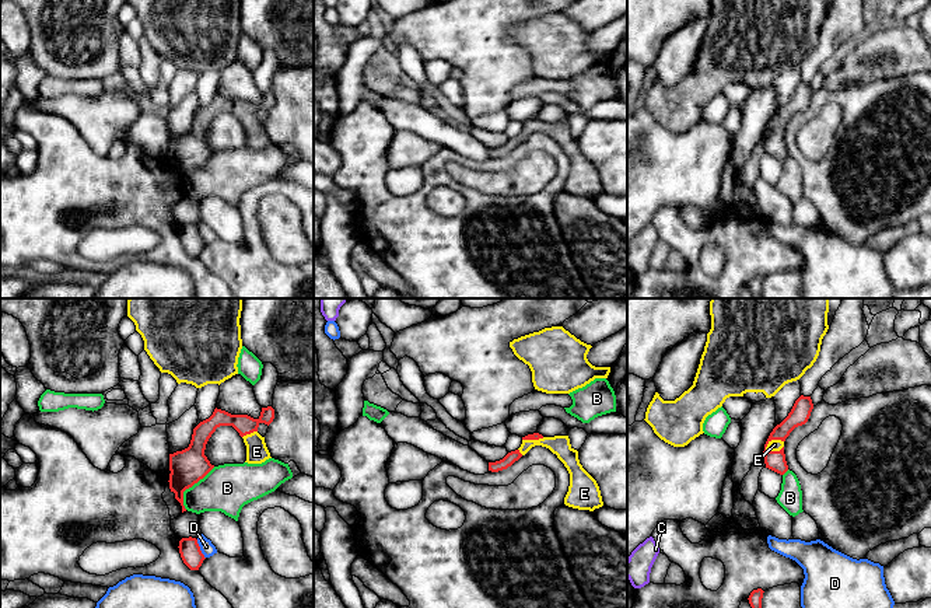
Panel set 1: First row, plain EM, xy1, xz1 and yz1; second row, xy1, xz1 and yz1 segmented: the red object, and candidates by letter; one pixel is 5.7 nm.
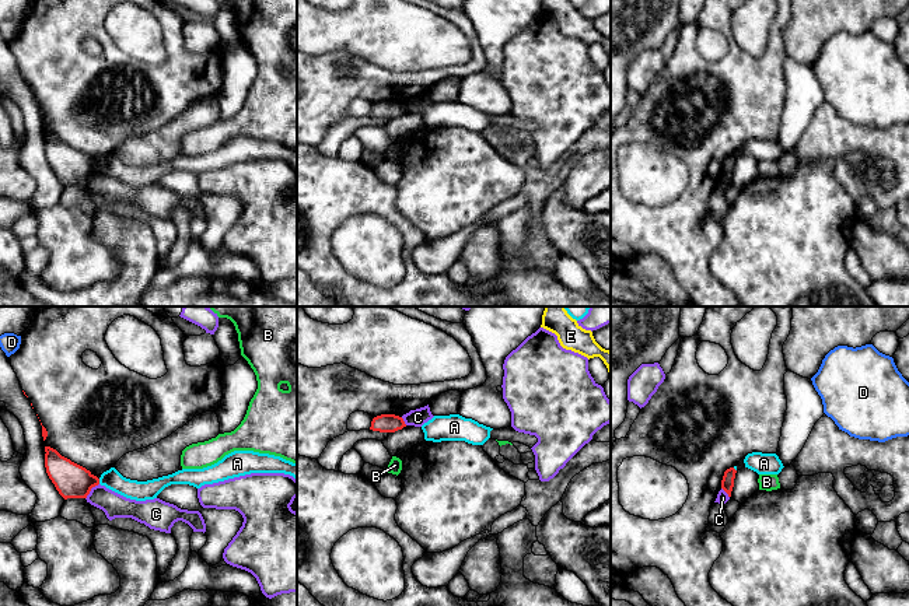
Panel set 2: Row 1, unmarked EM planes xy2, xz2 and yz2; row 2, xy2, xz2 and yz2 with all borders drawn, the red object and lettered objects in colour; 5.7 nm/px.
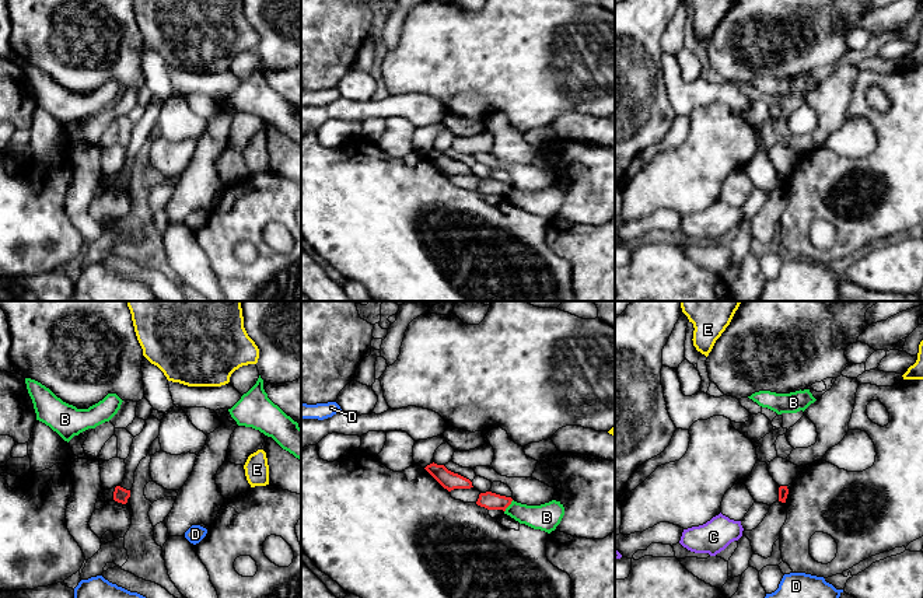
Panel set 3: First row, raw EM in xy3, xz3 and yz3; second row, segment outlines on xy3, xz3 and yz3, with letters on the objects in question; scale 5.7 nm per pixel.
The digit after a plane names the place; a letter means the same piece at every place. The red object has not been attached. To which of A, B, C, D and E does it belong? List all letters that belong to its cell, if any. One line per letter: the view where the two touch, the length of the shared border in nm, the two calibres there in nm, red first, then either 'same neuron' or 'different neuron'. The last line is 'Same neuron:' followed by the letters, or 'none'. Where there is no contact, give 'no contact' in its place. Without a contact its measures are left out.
A: meets red in xy2; contact 30 nm long; 200 nm thick on the red side, 110 nm on the other; different neuron
B: meets red in xy1; contact 300 nm long; 200 nm thick on the red side, 280 nm on the other; different neuron
C: meets red in xy2; contact 120 nm long; 200 nm thick on the red side, 140 nm on the other; different neuron
D: meets red in xy1; contact 120 nm long; 120 nm thick on the red side, 80 nm on the other; different neuron
E: meets red in yz1; contact 130 nm long; 120 nm thick on the red side, 60 nm on the other; same neuron
Same neuron: E

